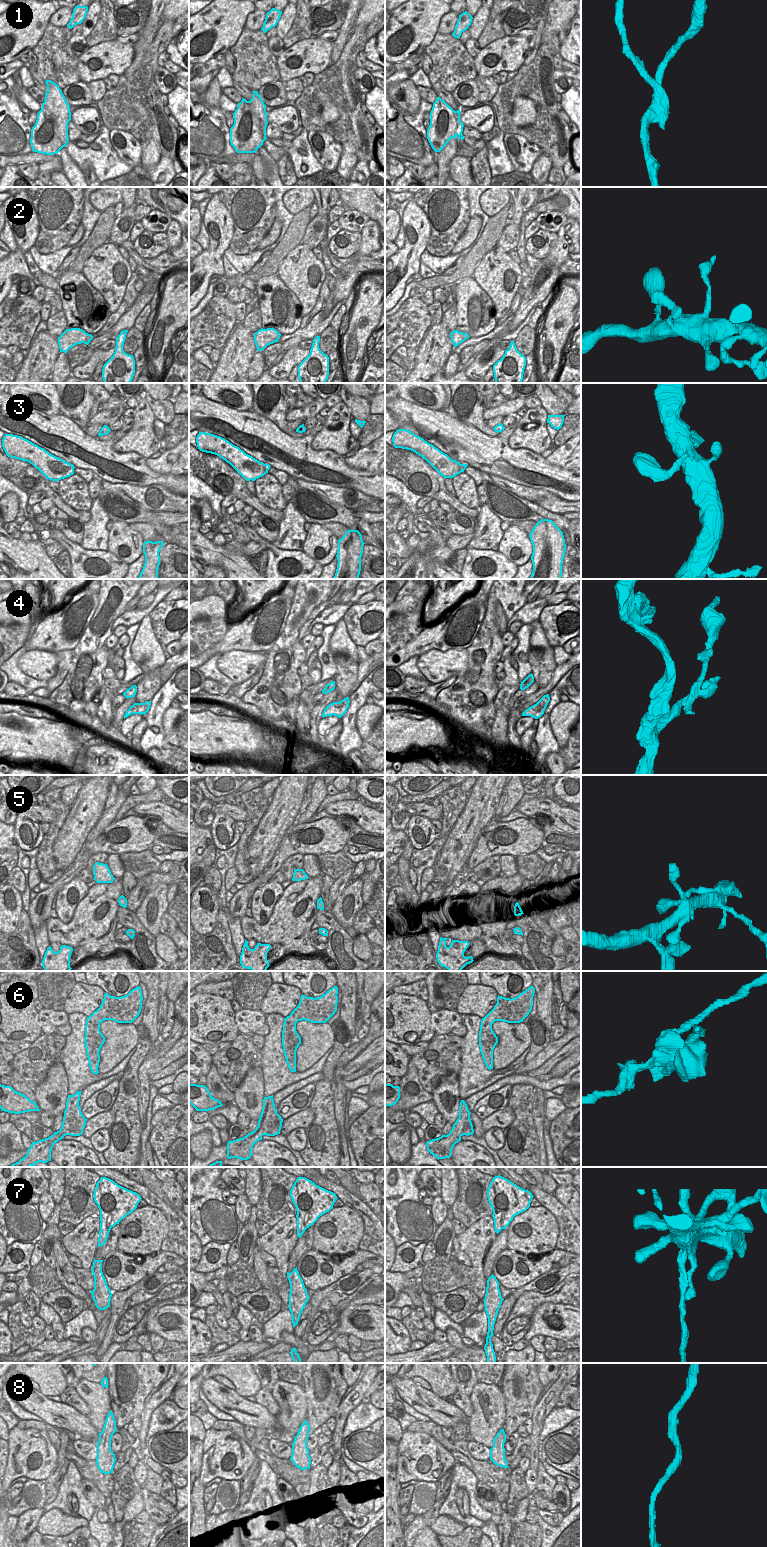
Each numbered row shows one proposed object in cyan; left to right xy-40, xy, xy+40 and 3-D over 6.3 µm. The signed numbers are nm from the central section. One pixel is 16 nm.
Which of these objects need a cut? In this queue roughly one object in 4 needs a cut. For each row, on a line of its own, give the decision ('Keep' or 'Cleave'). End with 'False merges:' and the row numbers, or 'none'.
1: Cleave
2: Keep
3: Keep
4: Cleave
5: Keep
6: Cleave
7: Cleave
8: Keep
False merges: 1, 4, 6, 7.

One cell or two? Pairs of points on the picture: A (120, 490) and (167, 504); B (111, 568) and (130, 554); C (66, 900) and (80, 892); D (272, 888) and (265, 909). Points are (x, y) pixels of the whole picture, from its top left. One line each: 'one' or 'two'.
A: one
B: two
C: one
D: one

